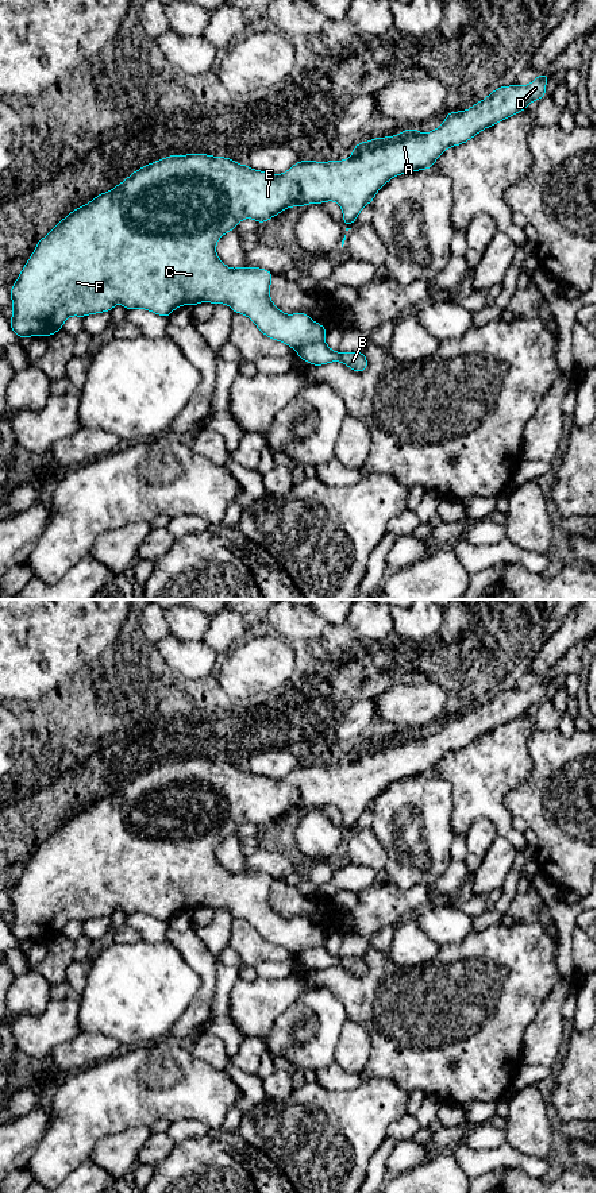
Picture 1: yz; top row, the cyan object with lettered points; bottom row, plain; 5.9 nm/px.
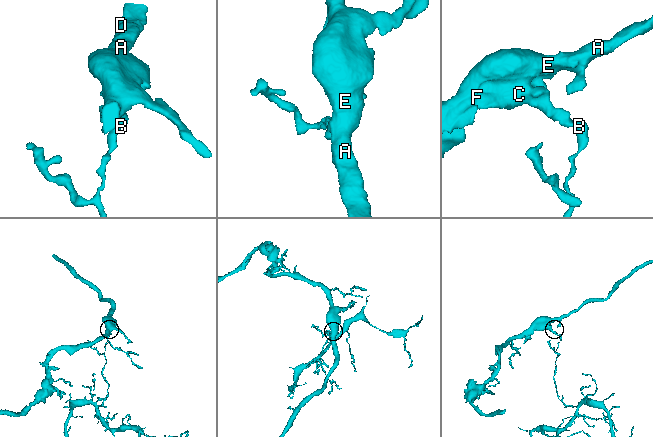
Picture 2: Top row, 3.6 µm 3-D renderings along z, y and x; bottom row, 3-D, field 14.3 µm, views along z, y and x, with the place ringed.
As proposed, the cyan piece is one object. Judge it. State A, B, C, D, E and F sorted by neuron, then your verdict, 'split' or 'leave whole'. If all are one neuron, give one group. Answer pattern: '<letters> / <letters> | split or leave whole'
A C D E F / B | split

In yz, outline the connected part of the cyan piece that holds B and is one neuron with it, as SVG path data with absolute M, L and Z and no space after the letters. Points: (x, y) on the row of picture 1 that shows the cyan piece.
M324 341L311 343L297 350L297 358L309 362L313 366L342 362L357 372L363 372L367 368L367 358L363 352L340 354L338 351L332 351Z

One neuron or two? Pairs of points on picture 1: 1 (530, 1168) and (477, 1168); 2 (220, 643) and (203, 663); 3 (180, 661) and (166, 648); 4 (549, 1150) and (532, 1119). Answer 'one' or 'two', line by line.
1: one
2: two
3: one
4: one

